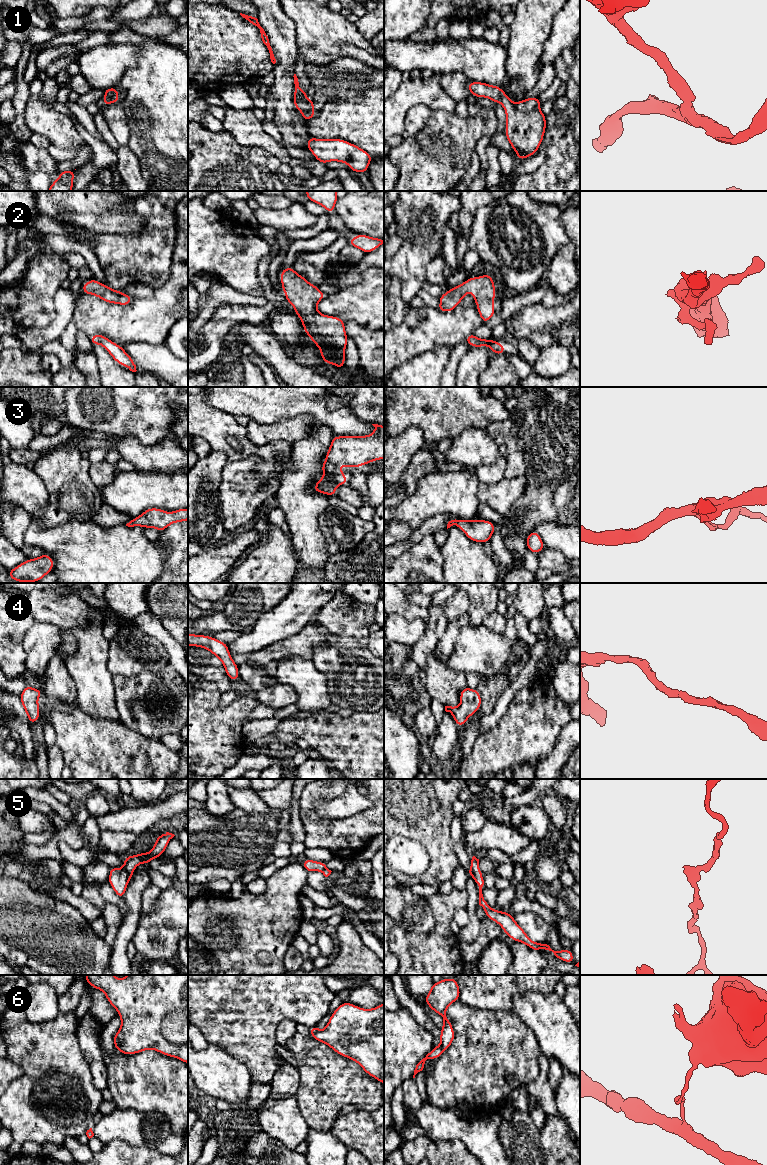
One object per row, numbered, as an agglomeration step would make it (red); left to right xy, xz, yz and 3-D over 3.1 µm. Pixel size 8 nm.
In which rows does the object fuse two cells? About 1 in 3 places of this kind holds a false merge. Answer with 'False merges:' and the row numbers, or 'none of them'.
False merges: 5, 6

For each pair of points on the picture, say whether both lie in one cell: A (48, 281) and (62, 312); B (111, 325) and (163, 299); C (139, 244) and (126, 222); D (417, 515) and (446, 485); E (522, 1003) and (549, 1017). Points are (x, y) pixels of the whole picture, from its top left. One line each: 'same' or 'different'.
A: different
B: same
C: different
D: same
E: same

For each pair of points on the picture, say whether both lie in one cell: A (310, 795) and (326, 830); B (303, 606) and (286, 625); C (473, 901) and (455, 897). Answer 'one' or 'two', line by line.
A: one
B: one
C: two

